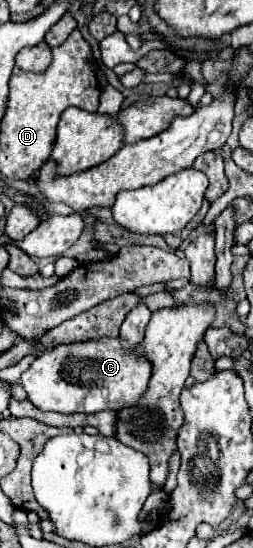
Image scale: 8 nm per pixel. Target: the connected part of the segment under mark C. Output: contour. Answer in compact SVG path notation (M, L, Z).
M101 337L85 343L67 343L45 349L45 353L21 375L21 385L27 391L27 399L43 411L67 415L107 409L121 411L137 405L137 401L147 393L151 373L151 361L141 355L137 347L123 349L121 337Z

